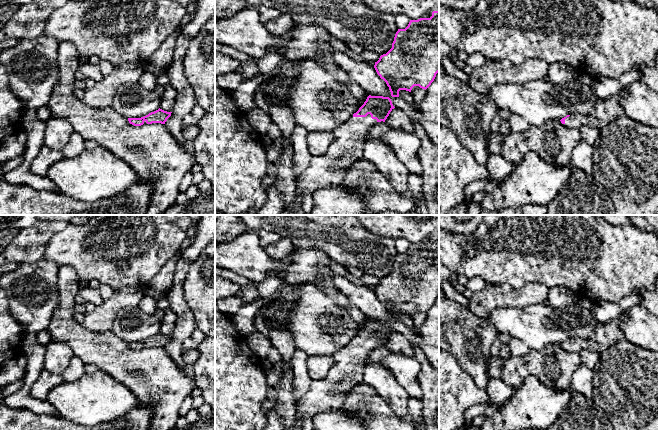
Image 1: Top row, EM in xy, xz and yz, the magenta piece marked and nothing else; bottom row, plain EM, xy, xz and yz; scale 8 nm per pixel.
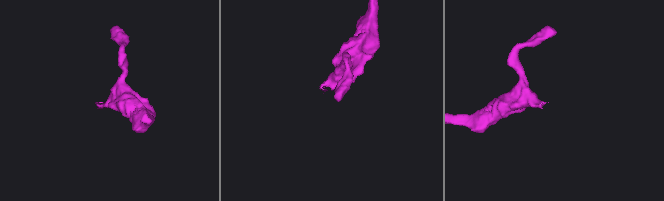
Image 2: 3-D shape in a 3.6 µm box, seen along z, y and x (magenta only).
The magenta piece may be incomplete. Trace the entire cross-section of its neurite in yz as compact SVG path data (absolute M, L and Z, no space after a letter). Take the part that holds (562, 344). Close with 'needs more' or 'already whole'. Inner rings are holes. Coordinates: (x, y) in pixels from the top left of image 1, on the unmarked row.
M620 315L613 320L601 323L589 338L567 339L560 345L568 352L580 353L582 350L589 350L601 354L614 343L625 338L620 329L625 321L626 318Z | needs more

